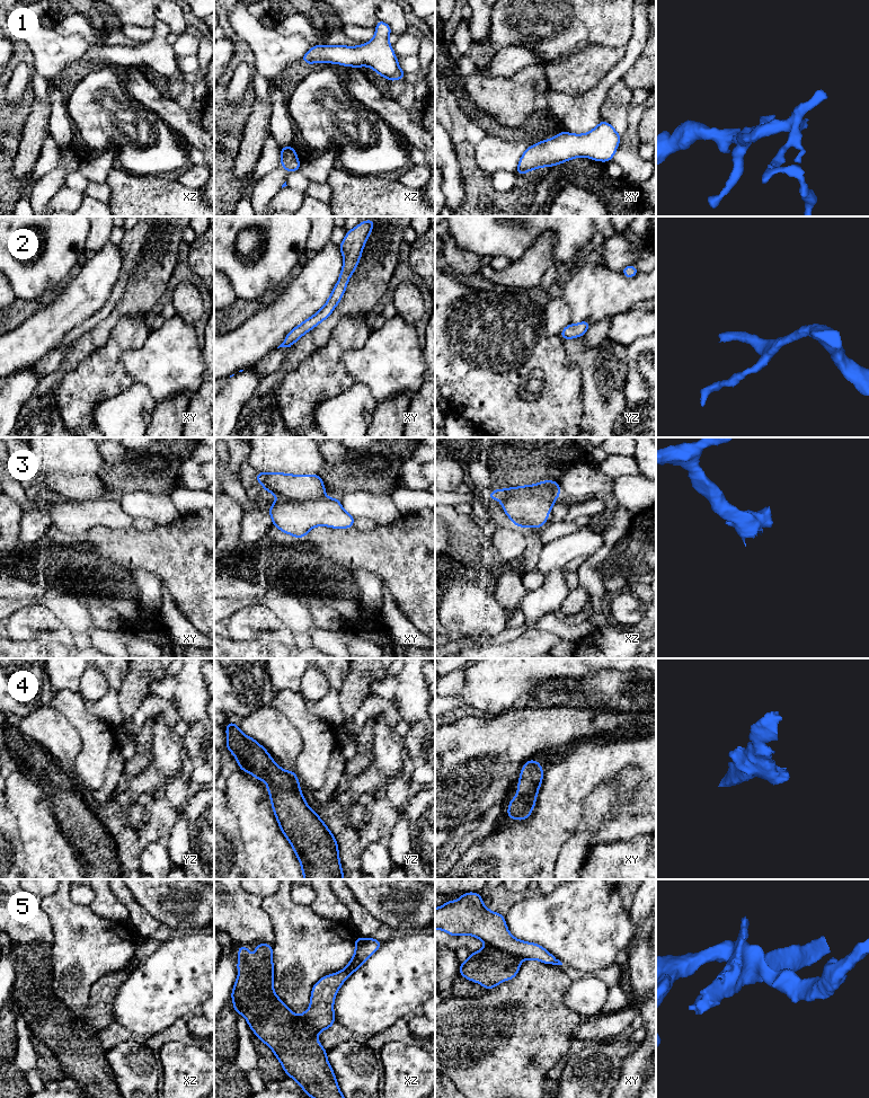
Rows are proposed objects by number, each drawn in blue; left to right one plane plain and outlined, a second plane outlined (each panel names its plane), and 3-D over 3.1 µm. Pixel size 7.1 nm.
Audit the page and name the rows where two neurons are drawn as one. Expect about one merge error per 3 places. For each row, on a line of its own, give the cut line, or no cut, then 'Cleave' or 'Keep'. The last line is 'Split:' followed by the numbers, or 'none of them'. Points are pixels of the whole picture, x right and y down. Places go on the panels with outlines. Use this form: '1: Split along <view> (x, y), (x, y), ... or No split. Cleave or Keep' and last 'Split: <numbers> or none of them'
1: No split. Keep
2: No split. Keep
3: No split. Keep
4: No split. Keep
5: Split along xy (487, 944), (521, 959). Cleave
Split: 5

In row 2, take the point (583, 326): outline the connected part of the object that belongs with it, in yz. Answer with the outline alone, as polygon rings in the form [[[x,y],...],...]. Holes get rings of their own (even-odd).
[[[588,320],[578,322],[576,325],[569,324],[561,330],[560,337],[562,340],[565,340],[584,336],[591,325],[592,324]]]

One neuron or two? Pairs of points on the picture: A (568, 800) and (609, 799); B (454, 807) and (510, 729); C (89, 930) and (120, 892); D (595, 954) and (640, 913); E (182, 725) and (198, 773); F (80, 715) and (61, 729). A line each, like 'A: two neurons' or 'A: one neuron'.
A: two neurons
B: one neuron
C: two neurons
D: two neurons
E: two neurons
F: two neurons

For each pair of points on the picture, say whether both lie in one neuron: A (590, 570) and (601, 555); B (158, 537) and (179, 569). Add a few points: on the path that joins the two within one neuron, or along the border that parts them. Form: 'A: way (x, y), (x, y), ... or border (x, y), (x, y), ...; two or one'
A: way (590, 567), (597, 558); one
B: way (165, 545), (179, 561); one

